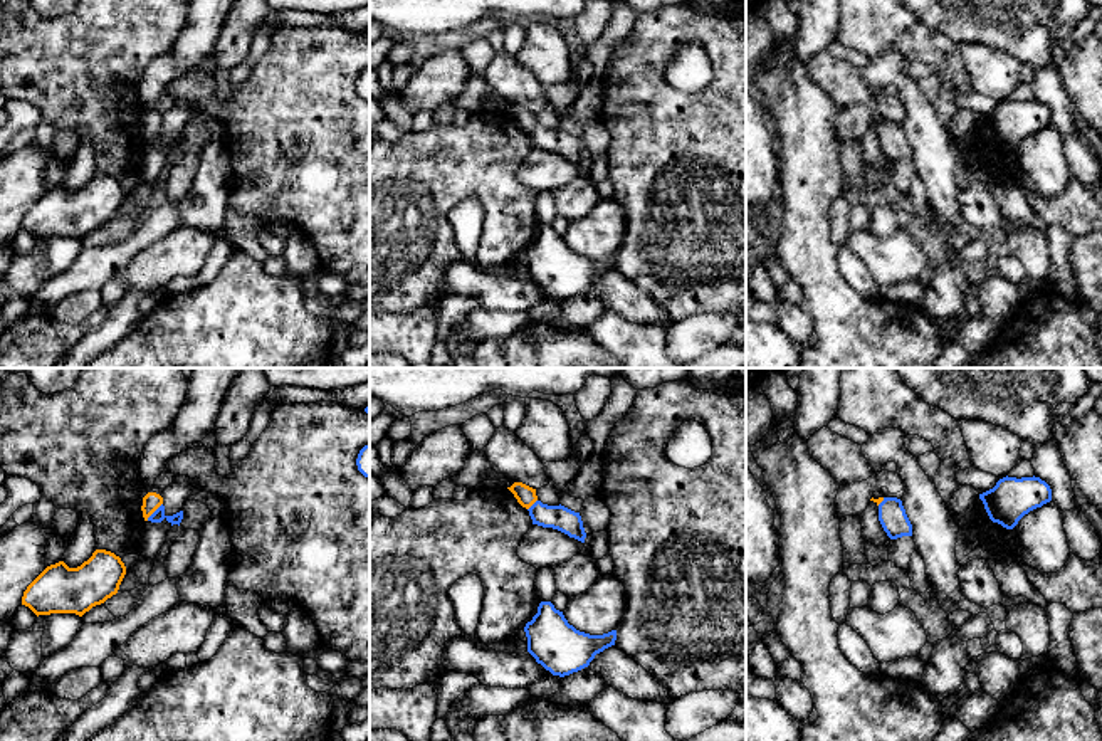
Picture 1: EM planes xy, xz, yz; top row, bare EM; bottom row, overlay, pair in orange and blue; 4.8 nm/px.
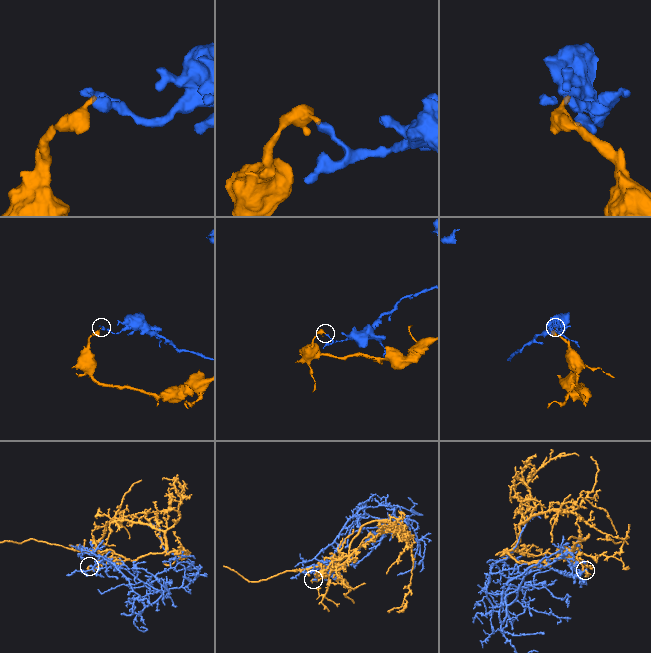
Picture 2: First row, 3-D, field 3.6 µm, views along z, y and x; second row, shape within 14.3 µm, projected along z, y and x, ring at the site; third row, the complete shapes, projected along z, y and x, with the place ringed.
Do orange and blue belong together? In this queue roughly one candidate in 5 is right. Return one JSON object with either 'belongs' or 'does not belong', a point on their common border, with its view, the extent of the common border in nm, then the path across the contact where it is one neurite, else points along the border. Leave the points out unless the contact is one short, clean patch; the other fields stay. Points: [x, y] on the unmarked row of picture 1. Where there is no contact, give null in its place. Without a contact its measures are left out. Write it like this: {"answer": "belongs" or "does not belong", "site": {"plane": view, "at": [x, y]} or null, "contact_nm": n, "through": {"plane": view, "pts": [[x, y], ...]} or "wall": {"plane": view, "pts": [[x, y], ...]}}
{"answer": "does not belong", "site": {"plane": "xy", "at": [155, 133]}, "contact_nm": 120, "wall": {"plane": "xy", "pts": [[162, 126], [146, 143]]}}

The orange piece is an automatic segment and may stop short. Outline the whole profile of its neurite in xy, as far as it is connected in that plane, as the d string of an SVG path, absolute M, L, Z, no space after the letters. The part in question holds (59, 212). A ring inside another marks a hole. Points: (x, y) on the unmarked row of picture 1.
M96 173L77 192L69 192L64 185L47 190L24 215L22 229L37 240L50 237L82 240L116 218L124 198L126 190L119 180Z

